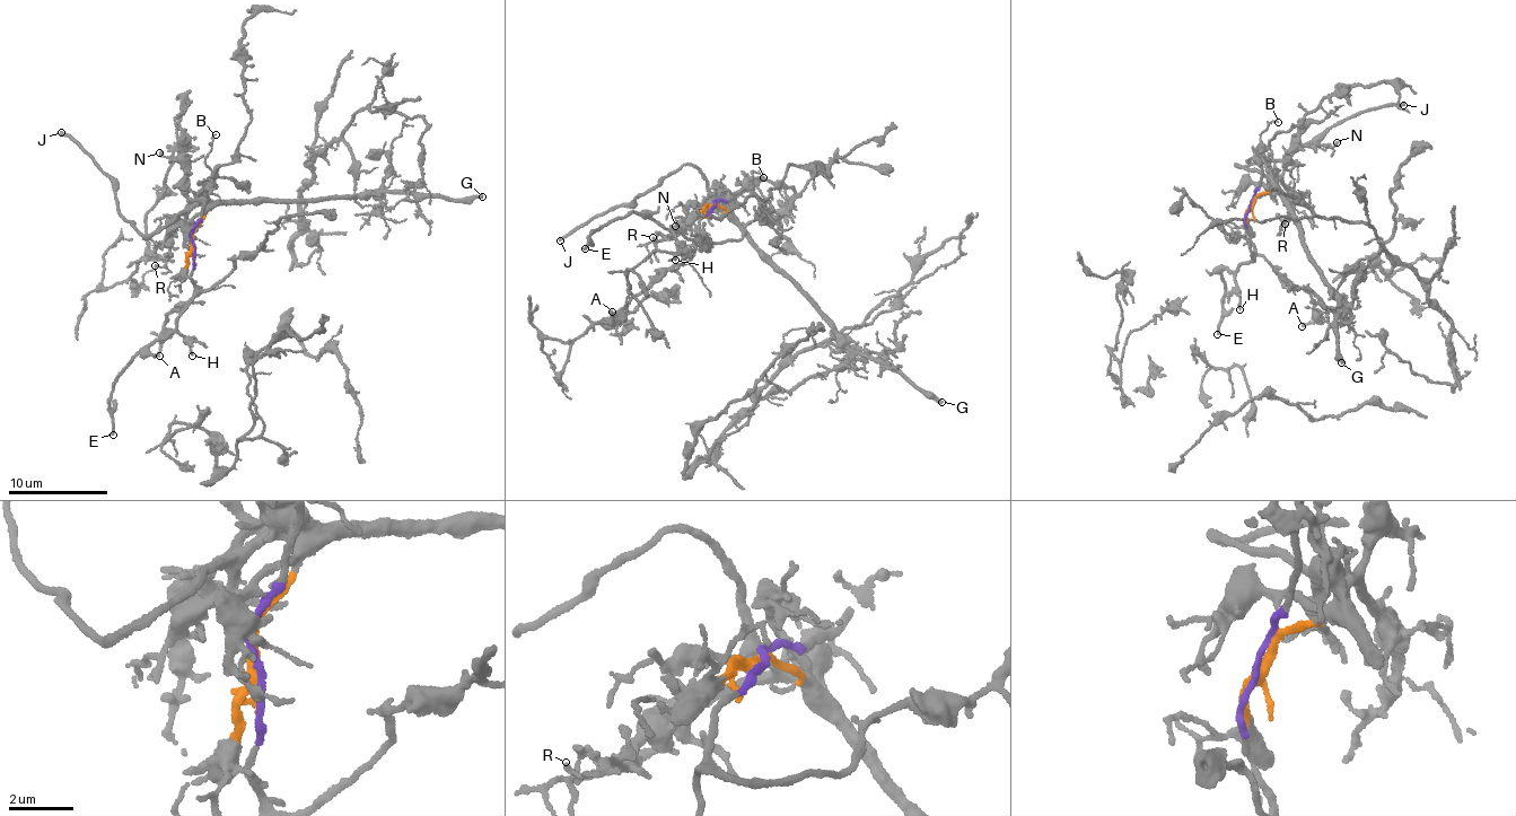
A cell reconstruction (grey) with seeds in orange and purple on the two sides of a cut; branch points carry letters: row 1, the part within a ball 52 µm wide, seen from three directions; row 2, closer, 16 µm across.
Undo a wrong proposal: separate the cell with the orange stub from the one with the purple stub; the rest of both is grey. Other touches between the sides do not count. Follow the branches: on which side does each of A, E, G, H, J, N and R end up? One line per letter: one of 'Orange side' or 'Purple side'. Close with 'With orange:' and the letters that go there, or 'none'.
A: Purple side
E: Purple side
G: Orange side
H: Purple side
J: Orange side
N: Orange side
R: Orange side
With orange: G, J, N, R

